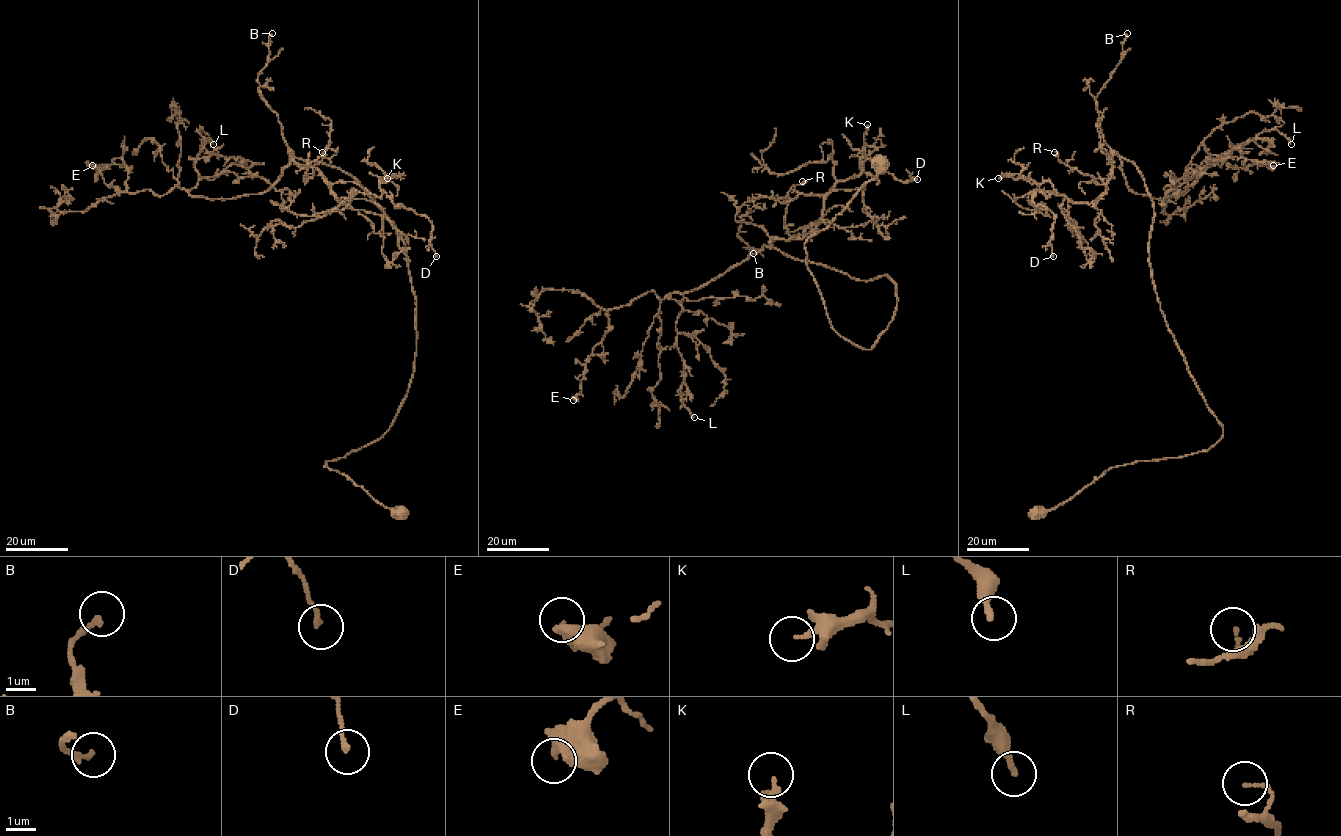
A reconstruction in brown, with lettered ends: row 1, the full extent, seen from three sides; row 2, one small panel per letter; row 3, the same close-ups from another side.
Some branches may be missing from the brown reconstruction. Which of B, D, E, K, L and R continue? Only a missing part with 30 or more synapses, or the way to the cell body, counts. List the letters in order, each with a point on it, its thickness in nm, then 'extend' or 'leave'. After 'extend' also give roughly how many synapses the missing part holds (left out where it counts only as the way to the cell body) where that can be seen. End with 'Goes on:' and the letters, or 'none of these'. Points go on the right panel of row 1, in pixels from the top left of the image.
B: (1127, 33) | 190 nm | leave
D: (1053, 256) | 160 nm | leave
E: (1273, 165) | 440 nm | leave
K: (998, 178) | 190 nm | leave
L: (1291, 144) | 260 nm | leave
R: (1054, 152) | 130 nm | leave
Goes on: none of these

